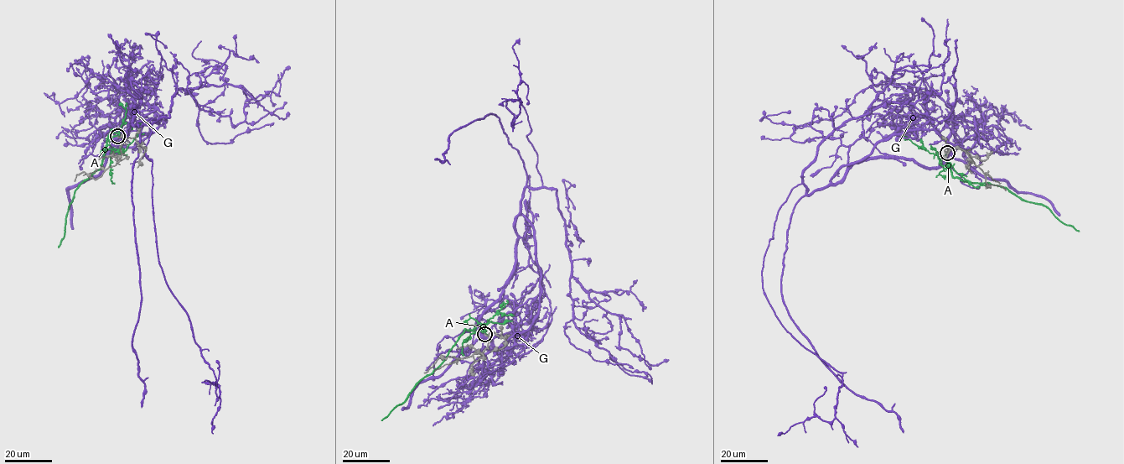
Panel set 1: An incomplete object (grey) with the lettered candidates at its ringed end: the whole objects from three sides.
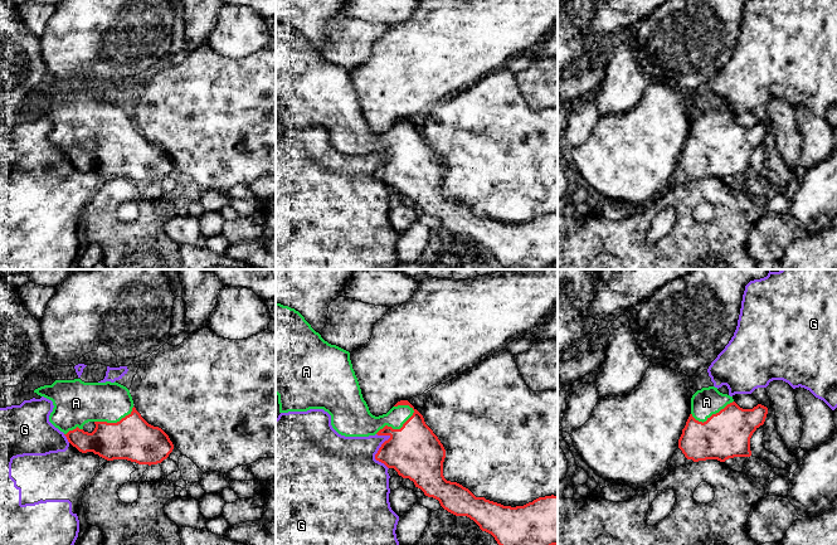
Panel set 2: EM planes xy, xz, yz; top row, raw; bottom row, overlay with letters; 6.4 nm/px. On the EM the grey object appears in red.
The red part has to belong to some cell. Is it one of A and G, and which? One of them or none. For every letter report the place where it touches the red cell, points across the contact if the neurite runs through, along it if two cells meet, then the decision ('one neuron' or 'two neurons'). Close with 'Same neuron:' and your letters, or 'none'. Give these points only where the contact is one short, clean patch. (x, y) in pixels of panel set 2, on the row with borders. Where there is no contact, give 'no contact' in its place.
A: xz (397, 429) | one neuron
G: xz (379, 448) | two neurons
Same neuron: A

